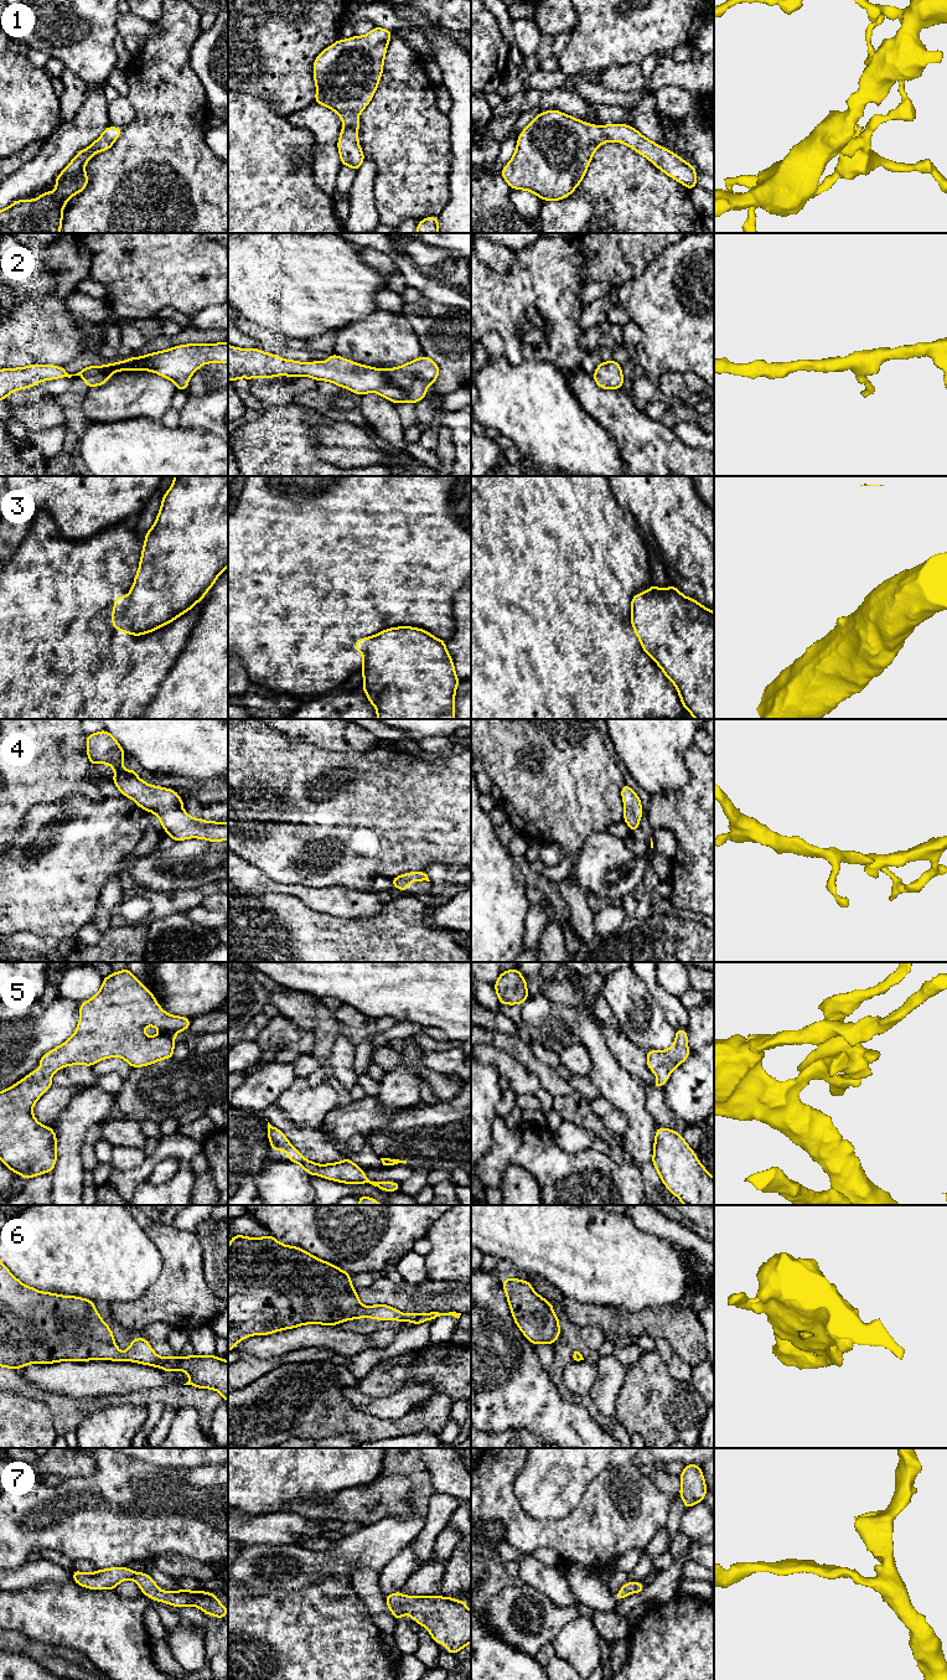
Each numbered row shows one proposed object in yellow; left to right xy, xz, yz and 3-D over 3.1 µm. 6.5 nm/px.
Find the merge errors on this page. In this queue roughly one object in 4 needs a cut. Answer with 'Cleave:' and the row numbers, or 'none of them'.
Cleave: 3

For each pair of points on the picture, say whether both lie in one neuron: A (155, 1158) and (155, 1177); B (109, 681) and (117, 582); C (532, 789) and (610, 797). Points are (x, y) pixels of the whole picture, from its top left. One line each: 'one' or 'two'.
A: two
B: one
C: one

